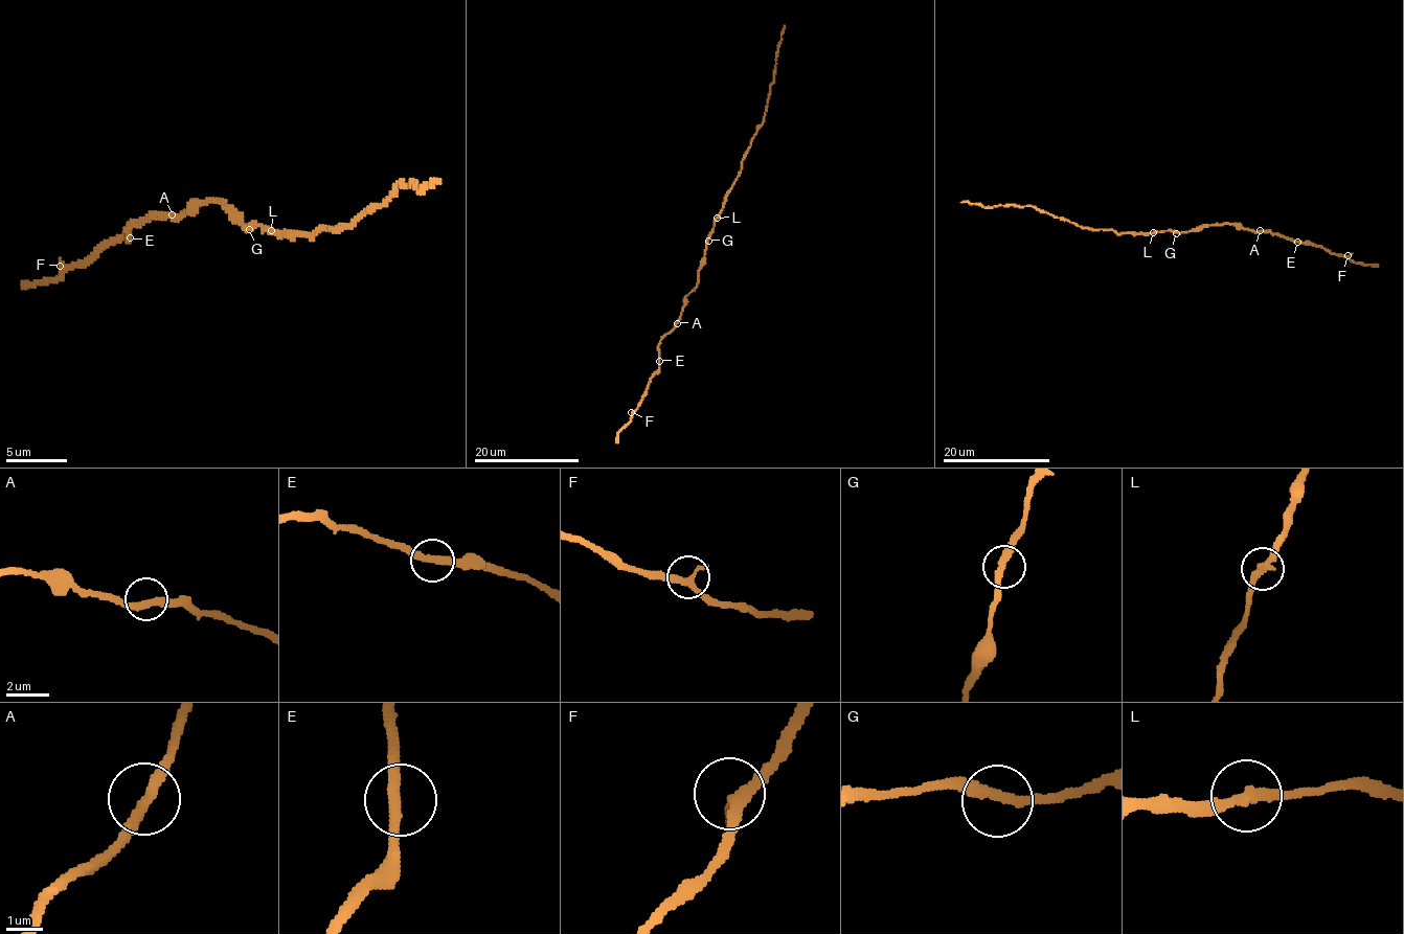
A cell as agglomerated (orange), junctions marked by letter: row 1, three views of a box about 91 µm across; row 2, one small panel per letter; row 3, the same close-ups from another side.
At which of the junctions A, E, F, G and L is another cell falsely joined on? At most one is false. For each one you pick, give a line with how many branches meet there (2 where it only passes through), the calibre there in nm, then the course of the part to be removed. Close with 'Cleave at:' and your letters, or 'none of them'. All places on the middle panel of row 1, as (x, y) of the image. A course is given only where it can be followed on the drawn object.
Cleave at: none of them

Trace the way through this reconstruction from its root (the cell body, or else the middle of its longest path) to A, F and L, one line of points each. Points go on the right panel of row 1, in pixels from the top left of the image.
A: (1175, 231), (1199, 231), (1208, 225), (1232, 223), (1260, 230)
F: (1175, 231), (1199, 231), (1208, 225), (1232, 223), (1255, 232), (1270, 231), (1284, 237), (1309, 242), (1348, 255)
L: (1175, 231), (1153, 232)

